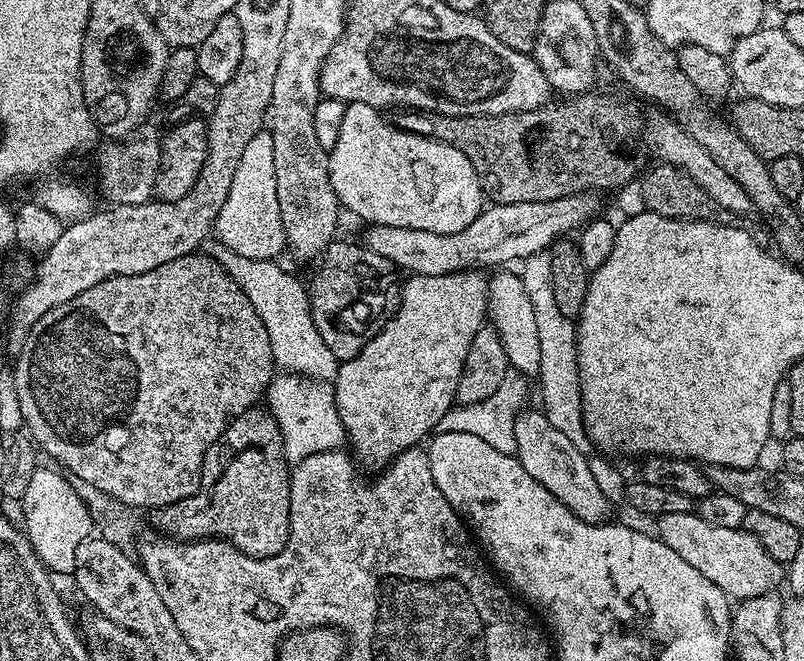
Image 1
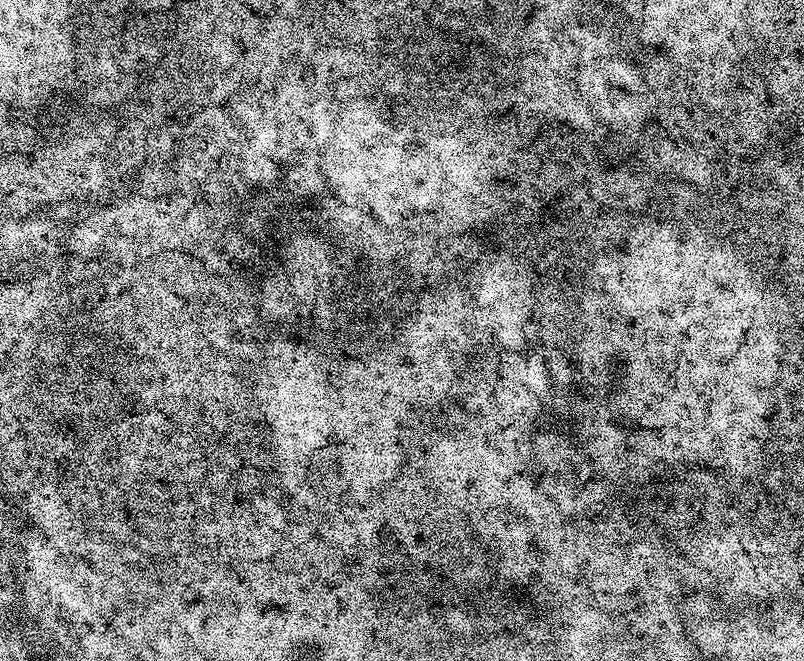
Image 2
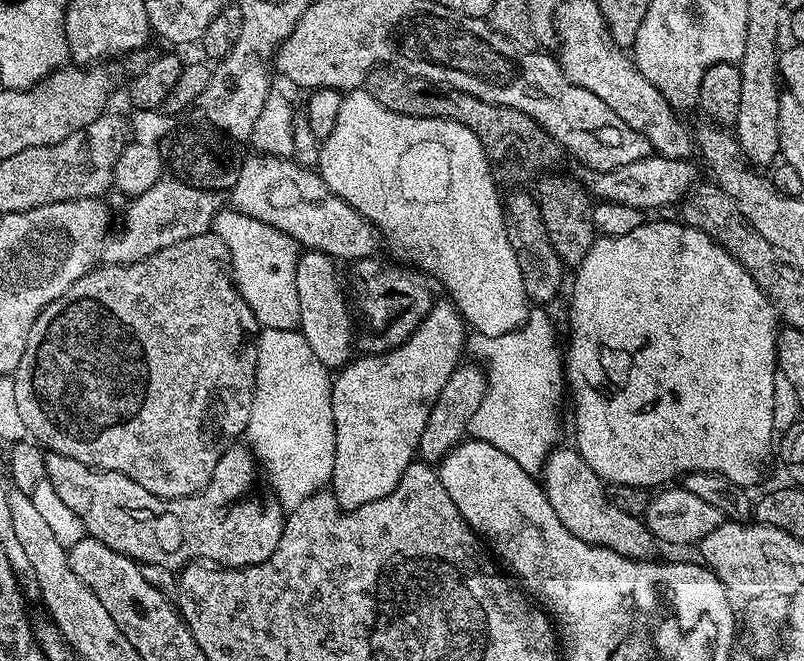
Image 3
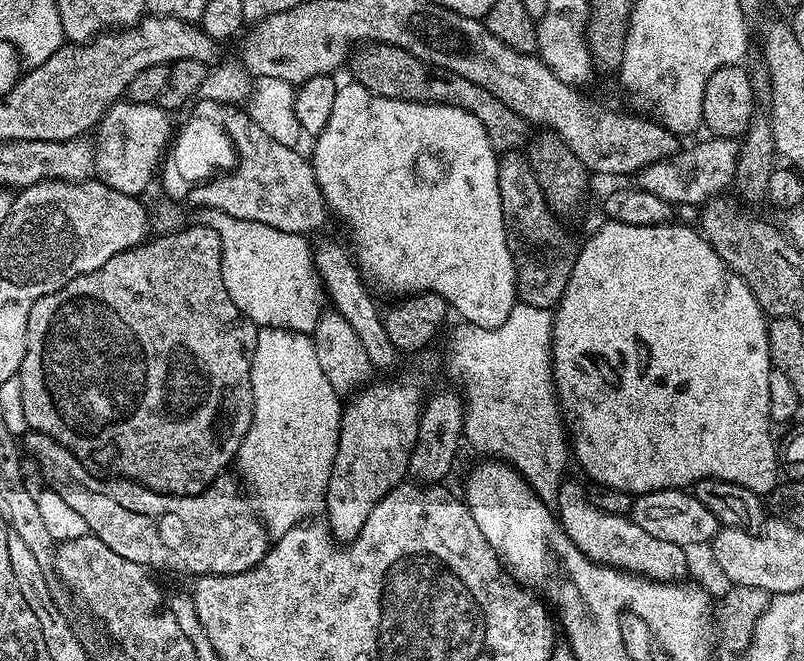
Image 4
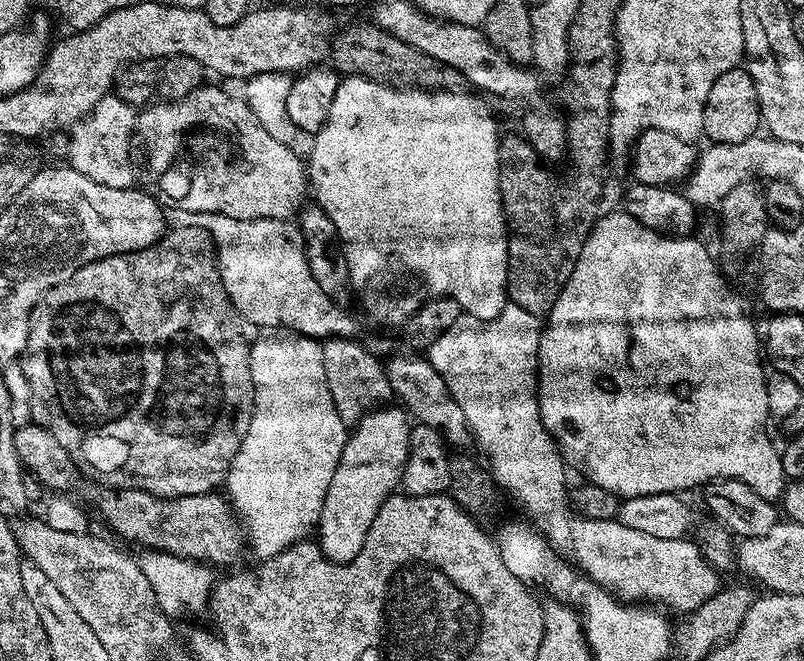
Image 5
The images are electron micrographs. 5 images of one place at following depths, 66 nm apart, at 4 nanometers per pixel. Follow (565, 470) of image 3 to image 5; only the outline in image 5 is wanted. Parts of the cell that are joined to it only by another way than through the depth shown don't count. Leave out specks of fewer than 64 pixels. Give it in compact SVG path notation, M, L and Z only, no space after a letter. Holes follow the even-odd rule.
M587 518L573 519L566 536L569 541L572 539L572 552L580 571L625 602L643 602L687 614L715 595L722 584L716 577L717 569L704 559L699 543L691 544L688 538L654 538L642 530L630 530L616 520Z

